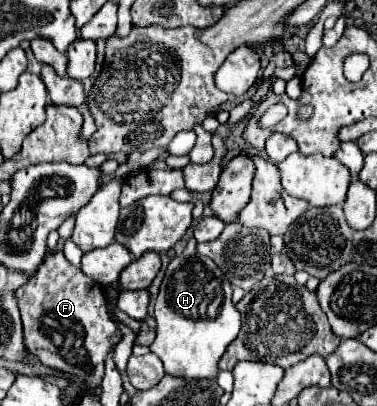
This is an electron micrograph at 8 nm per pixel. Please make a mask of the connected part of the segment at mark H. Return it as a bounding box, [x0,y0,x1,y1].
[150,254,242,378]

